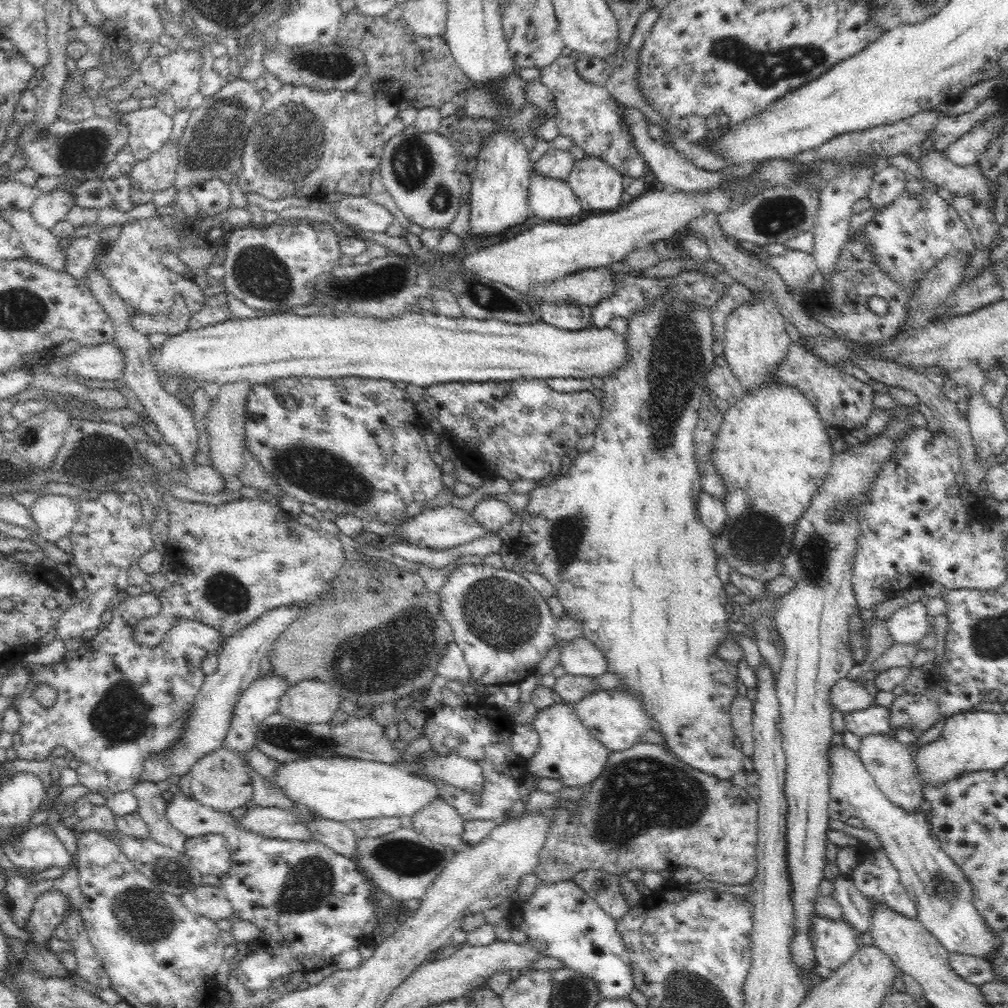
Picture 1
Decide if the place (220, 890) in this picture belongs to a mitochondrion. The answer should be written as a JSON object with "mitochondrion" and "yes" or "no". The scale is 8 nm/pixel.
{"mitochondrion":"no"}

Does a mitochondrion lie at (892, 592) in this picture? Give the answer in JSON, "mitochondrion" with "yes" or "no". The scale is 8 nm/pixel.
{"mitochondrion":"no"}

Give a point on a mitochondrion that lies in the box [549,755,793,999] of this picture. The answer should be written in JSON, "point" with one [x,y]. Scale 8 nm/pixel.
{"point":[601,884]}

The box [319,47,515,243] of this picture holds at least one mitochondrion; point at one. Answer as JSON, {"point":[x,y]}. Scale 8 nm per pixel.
{"point":[411,166]}

